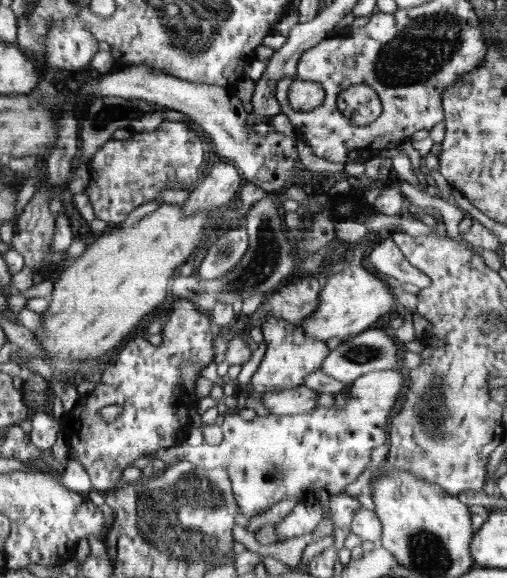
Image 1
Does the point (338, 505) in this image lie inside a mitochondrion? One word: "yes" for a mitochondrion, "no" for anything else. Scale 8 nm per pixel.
no

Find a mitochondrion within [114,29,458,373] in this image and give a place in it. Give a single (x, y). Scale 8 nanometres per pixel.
(266, 258)

